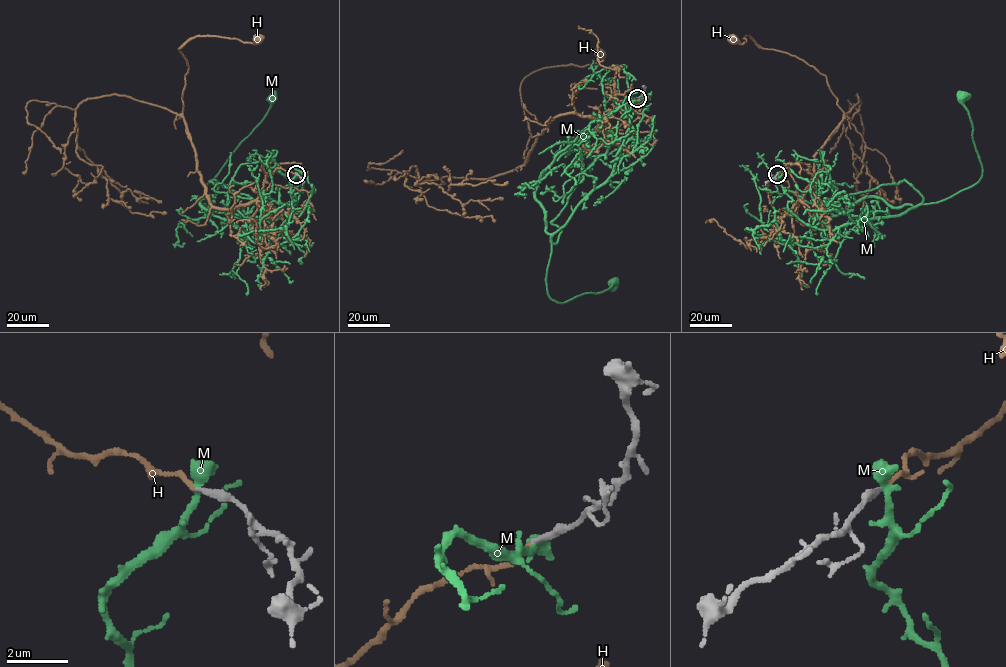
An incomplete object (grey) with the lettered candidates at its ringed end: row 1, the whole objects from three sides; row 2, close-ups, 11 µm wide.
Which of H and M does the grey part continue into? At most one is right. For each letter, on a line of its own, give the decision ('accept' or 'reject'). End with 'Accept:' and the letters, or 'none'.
H: accept
M: reject
Accept: H

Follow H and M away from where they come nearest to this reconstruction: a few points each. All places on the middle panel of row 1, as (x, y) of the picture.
H: (637, 98), (607, 117), (556, 116), (524, 164), (530, 133), (521, 82), (539, 69), (594, 65), (598, 54)
M: (638, 97), (631, 99), (635, 113), (612, 174), (552, 236), (546, 279), (558, 302), (602, 292), (613, 281)

